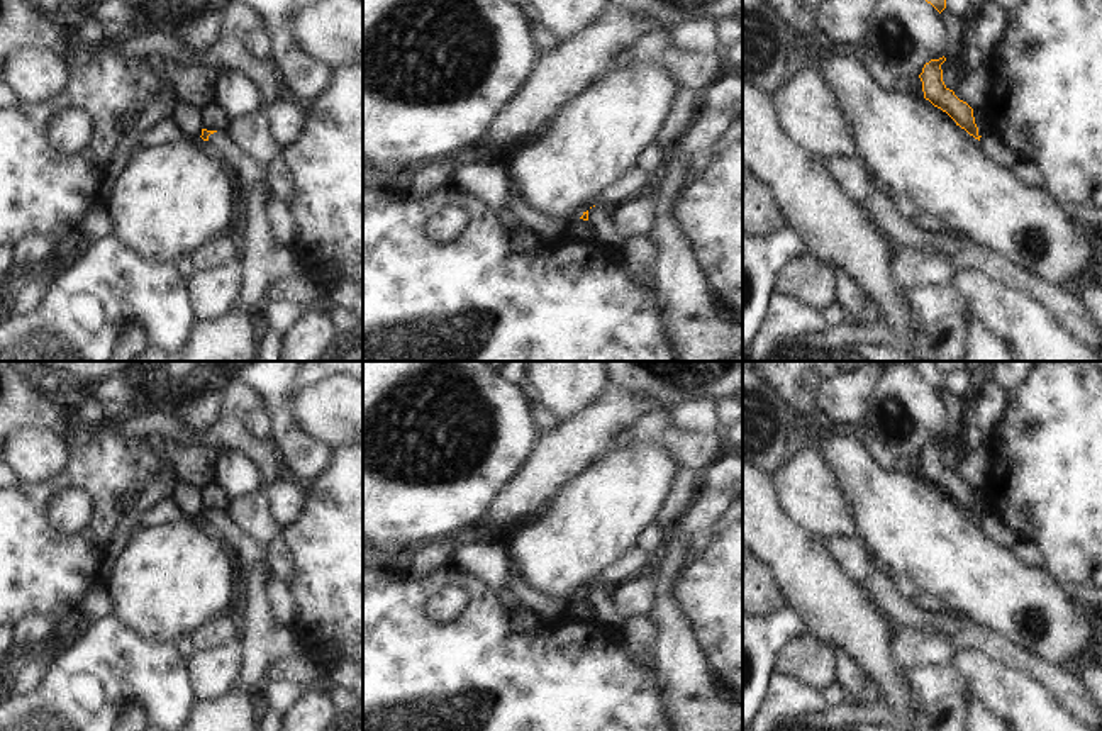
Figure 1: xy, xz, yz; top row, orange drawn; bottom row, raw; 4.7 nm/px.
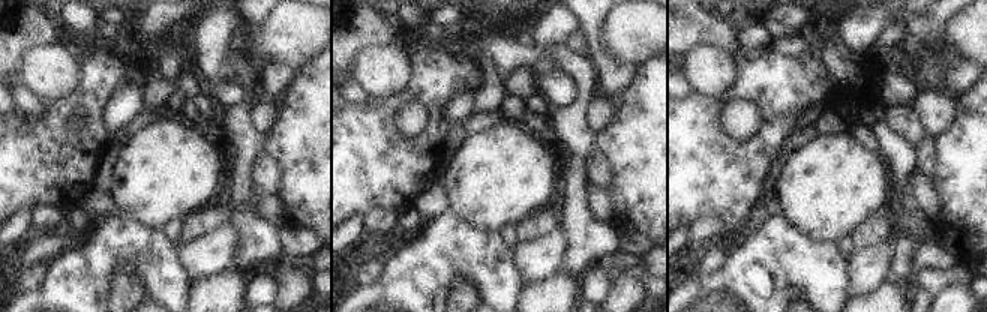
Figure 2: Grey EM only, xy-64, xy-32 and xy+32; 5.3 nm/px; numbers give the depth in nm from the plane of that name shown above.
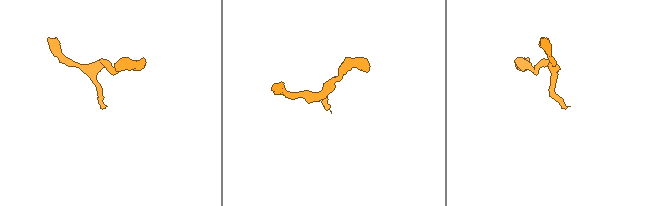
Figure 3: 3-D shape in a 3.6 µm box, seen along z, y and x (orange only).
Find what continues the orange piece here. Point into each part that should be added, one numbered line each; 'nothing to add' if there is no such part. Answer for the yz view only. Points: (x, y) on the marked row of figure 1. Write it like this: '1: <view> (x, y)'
nothing to add

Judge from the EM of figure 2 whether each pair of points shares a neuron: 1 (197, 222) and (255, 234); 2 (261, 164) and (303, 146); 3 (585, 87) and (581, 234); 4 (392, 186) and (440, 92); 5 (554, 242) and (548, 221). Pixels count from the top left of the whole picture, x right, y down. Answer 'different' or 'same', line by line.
1: different
2: different
3: same
4: same
5: different

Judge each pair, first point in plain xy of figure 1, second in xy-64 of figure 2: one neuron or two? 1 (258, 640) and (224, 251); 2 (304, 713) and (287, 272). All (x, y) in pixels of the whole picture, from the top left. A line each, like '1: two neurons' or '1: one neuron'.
1: two neurons
2: one neuron

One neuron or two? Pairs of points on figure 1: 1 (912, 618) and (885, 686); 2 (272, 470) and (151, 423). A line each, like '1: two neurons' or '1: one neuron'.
1: two neurons
2: one neuron

